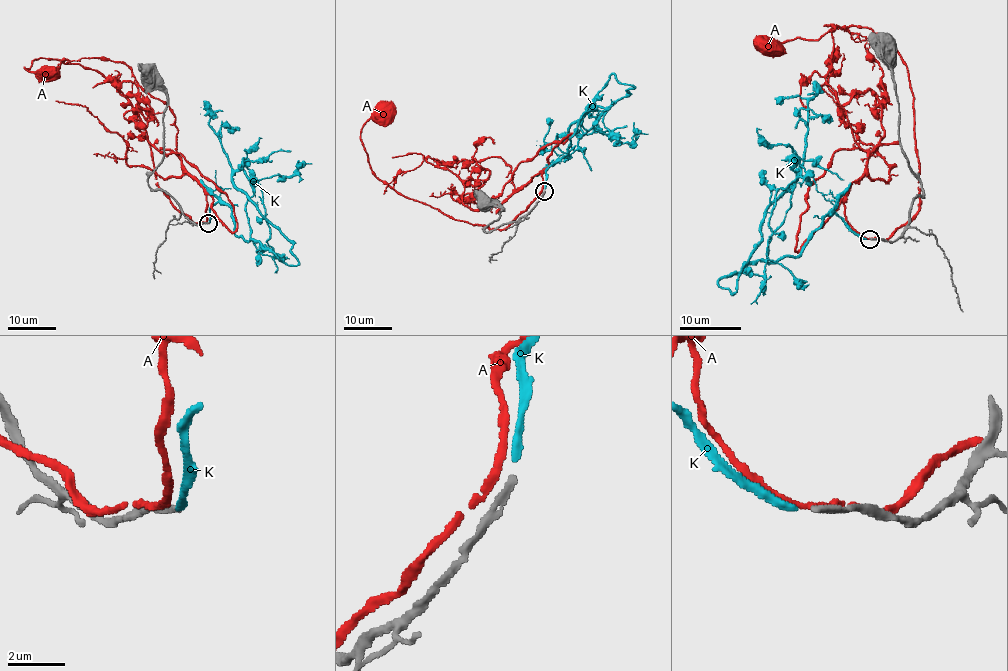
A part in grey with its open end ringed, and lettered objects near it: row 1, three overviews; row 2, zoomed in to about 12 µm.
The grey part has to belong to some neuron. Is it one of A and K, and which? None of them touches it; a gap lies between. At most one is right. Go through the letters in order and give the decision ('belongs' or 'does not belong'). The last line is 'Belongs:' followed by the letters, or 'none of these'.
A: does not belong
K: belongs
Belongs: K

